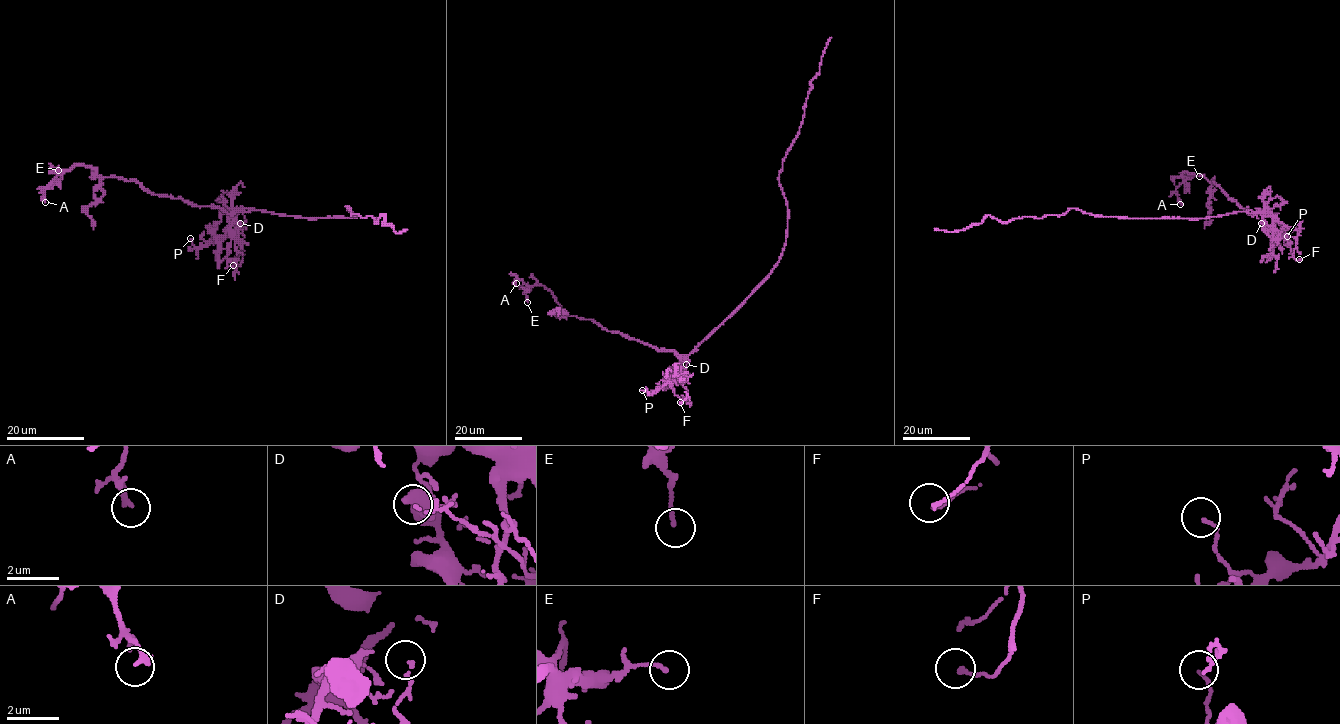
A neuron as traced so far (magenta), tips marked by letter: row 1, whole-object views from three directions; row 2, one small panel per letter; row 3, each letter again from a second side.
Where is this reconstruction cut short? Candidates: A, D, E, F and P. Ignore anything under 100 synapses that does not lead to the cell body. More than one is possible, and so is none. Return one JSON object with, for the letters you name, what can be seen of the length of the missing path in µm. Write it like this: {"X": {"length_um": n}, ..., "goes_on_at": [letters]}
{"goes_on_at": []}

